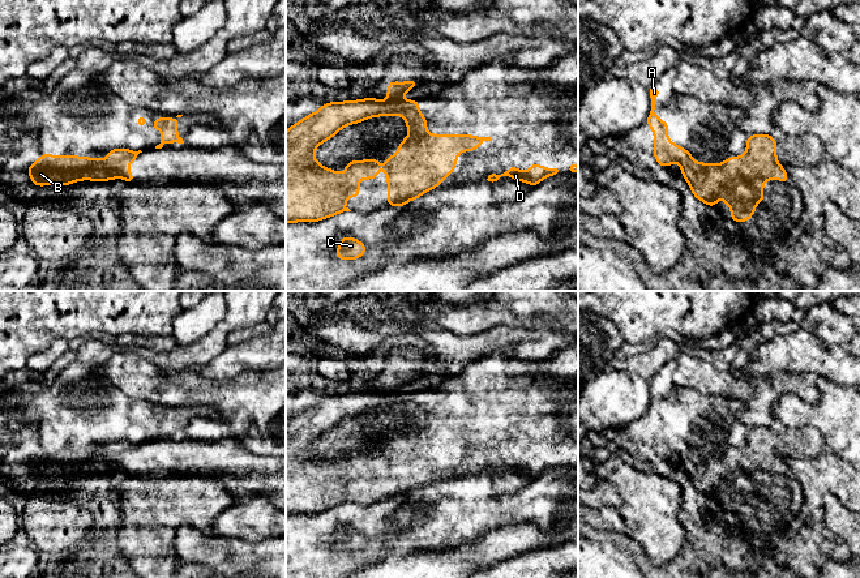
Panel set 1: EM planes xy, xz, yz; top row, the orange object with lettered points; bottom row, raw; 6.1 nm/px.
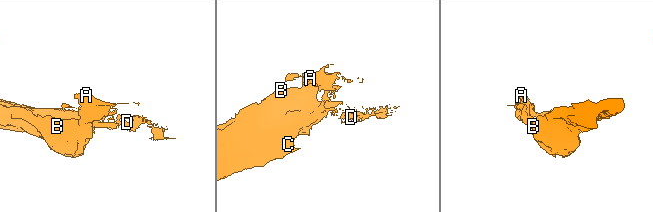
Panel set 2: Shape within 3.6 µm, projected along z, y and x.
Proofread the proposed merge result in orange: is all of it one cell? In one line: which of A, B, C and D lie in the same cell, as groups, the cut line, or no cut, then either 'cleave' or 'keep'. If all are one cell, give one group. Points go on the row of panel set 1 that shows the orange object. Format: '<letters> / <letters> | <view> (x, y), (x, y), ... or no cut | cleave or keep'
A / B C D | xy (60, 157), (86, 158), (97, 167), (112, 168), (135, 158) | cleave

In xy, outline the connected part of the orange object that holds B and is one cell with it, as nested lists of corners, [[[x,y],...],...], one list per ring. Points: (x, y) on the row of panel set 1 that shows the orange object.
[[[42,154],[40,158],[29,166],[26,171],[34,185],[70,185],[78,180],[106,181],[115,177],[124,179],[128,184],[134,183],[134,175],[127,170],[128,163],[136,163],[136,158],[117,163],[116,168],[97,168],[87,159],[61,158],[51,154]]]

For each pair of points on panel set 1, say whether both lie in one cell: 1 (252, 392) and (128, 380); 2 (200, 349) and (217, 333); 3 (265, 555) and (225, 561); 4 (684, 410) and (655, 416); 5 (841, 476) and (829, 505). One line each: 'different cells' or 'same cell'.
1: same cell
2: same cell
3: same cell
4: same cell
5: different cells

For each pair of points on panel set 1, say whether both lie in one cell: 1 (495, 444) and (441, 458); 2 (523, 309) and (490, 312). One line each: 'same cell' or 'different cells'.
1: same cell
2: same cell

